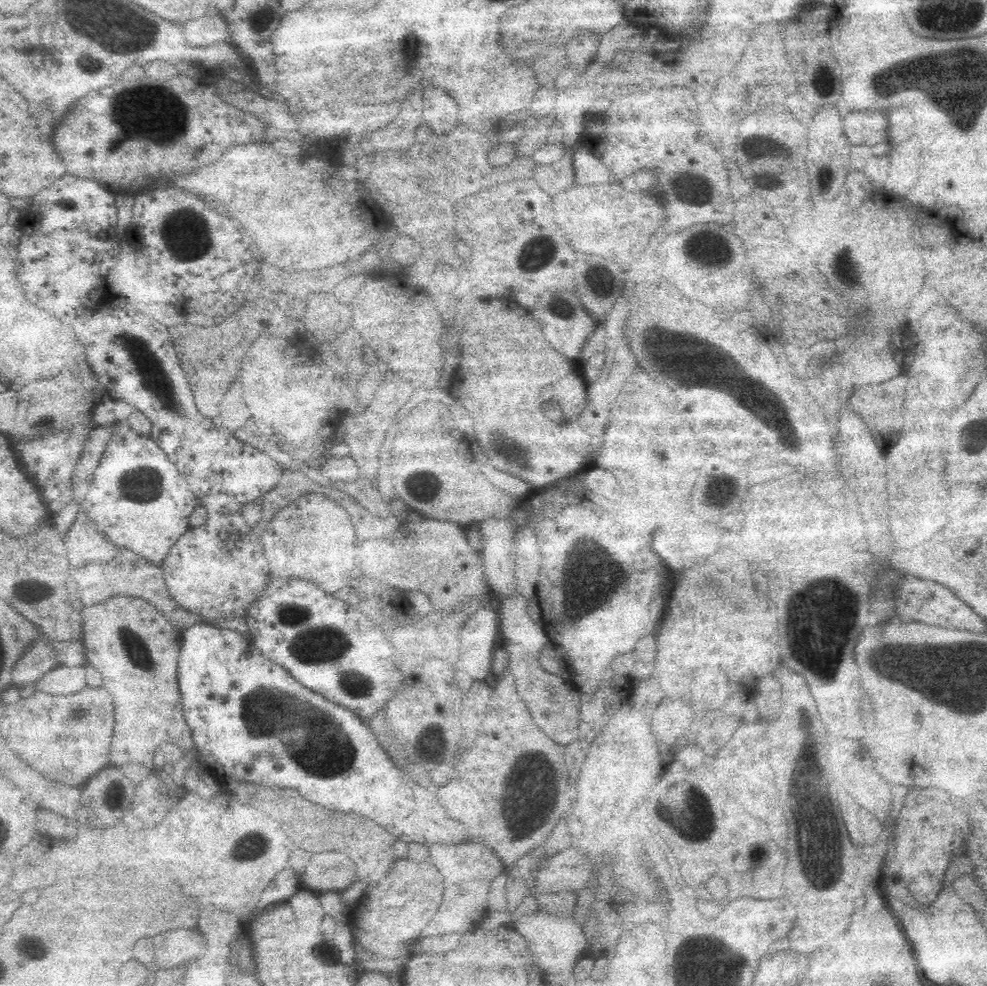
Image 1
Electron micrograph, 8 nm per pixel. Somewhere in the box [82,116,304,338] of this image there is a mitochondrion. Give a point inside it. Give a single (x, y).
(185, 234)

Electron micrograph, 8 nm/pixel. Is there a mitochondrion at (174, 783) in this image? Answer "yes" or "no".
no

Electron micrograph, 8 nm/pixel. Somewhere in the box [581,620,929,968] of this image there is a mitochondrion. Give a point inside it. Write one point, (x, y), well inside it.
(697, 825)

